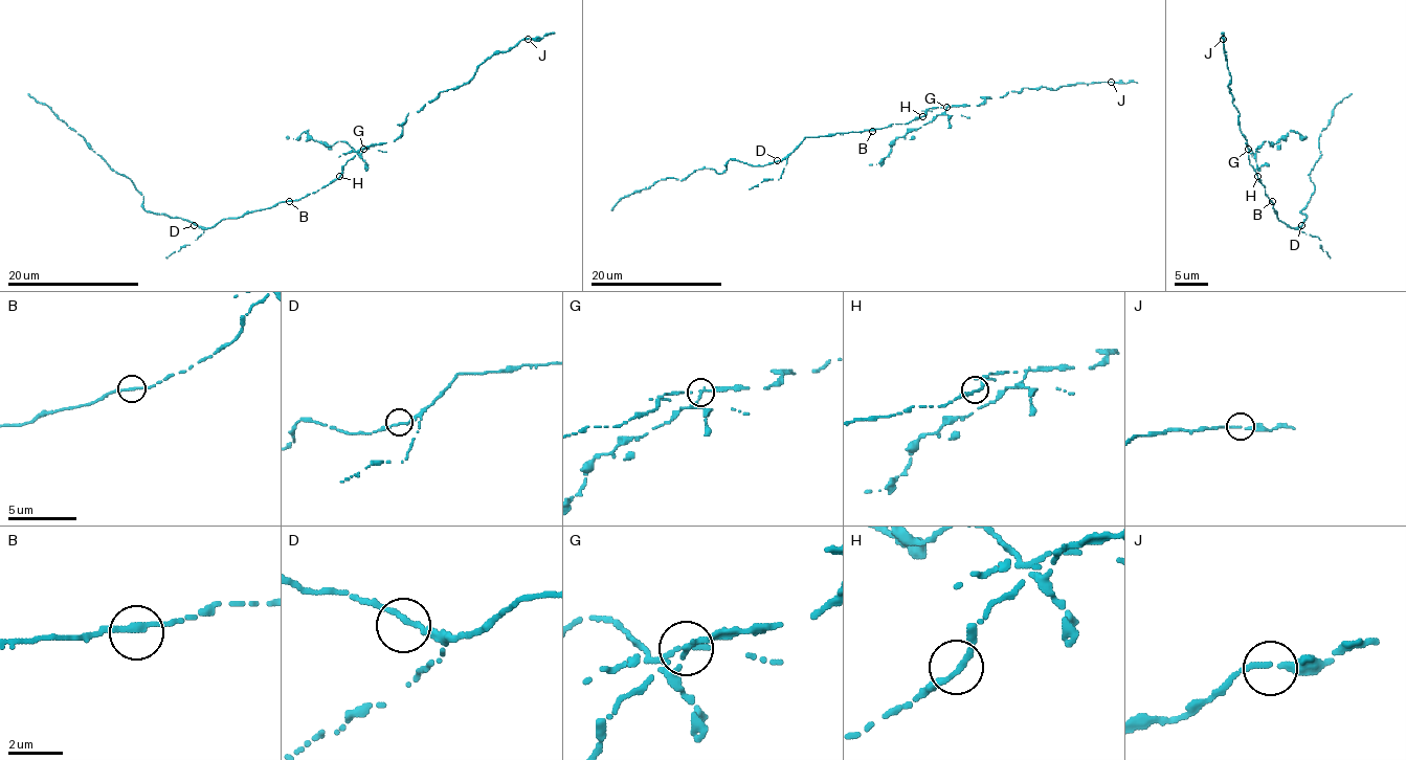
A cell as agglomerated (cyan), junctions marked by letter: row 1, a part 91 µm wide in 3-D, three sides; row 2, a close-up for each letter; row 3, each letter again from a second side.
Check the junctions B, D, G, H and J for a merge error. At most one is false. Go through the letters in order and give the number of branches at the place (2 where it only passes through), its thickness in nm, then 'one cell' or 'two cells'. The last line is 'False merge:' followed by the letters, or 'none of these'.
B: 2 branches meet; 240 nm thick; one cell
D: 2 branches meet; 190 nm thick; one cell
G: 2 branches meet; 180 nm thick; two cells
H: 2 branches meet; 200 nm thick; one cell
J: 2 branches meet; 190 nm thick; one cell
False merge: G

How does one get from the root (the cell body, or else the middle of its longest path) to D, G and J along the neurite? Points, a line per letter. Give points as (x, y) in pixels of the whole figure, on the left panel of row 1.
D: (289, 201), (245, 213), (240, 217), (224, 219), (213, 227), (194, 225)
G: (289, 201), (297, 201), (332, 182), (347, 161), (363, 148)
J: (289, 201), (332, 182), (365, 147), (393, 141), (408, 113), (466, 84), (493, 54), (528, 39)

